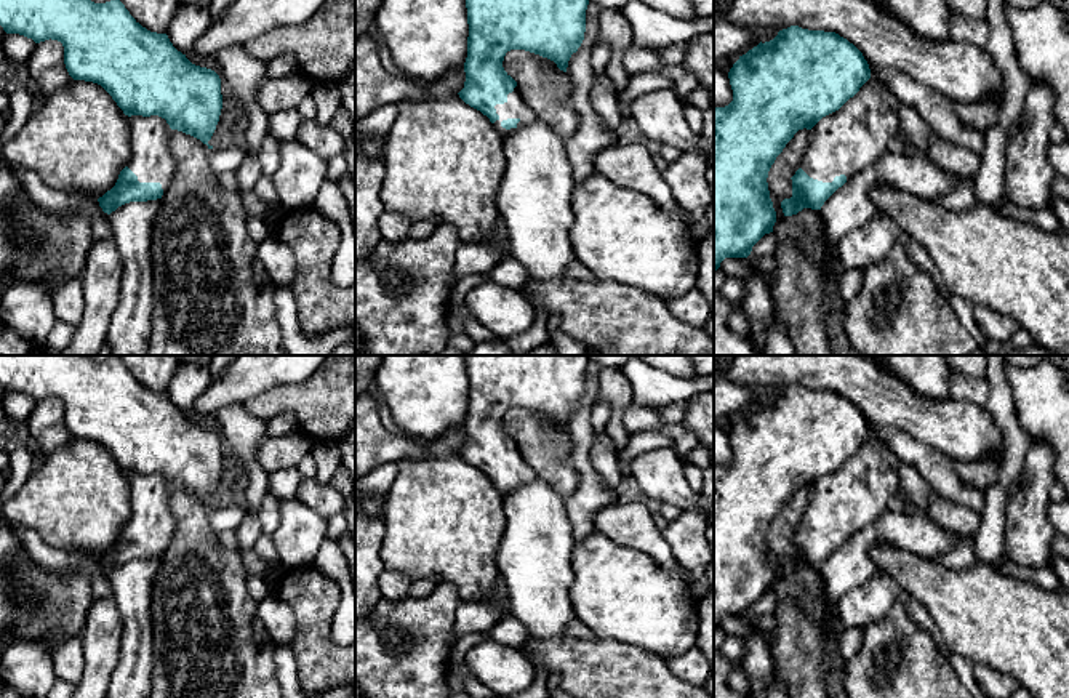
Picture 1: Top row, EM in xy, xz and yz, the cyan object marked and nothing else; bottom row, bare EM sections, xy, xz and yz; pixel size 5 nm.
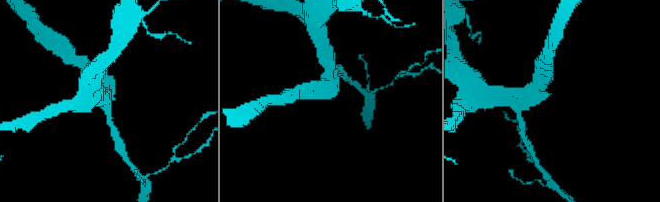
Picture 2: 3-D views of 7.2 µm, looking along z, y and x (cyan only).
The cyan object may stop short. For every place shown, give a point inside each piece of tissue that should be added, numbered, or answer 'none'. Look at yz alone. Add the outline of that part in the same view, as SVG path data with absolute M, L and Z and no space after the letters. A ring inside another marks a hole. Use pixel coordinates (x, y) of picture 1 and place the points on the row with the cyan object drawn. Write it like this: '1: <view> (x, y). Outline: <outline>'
1: yz (852, 138). Outline: M871 77L839 110L823 117L811 128L811 139L800 168L810 178L823 183L832 183L840 174L850 179L877 158L887 155L890 141L901 136L899 106L901 101L887 85Z

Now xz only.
1: xz (516, 108). Outline: M518 86L507 94L507 101L504 104L496 104L494 109L499 118L493 125L502 138L534 118L534 112L522 99Z

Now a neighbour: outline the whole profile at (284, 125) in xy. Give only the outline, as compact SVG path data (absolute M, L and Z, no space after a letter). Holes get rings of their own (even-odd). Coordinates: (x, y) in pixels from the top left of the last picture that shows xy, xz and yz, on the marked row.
M285 109L269 115L269 131L277 141L294 141L301 117L296 109Z

